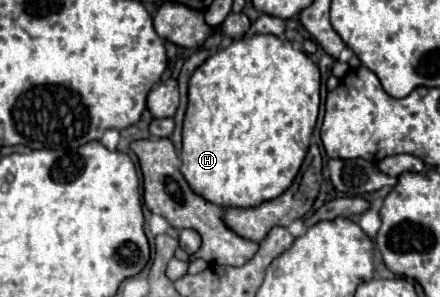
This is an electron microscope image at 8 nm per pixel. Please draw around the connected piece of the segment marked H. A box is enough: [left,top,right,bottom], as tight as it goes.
[180,35,320,207]

